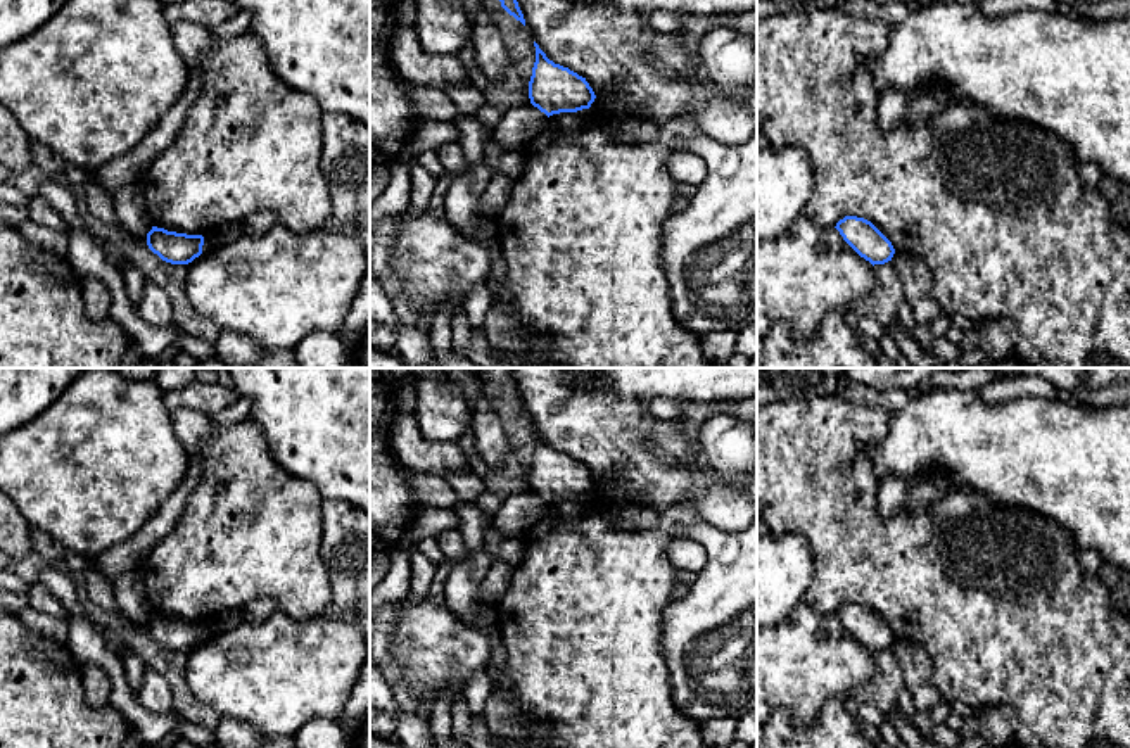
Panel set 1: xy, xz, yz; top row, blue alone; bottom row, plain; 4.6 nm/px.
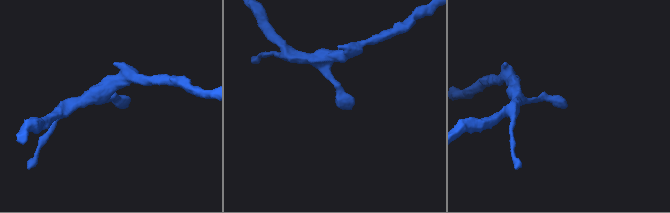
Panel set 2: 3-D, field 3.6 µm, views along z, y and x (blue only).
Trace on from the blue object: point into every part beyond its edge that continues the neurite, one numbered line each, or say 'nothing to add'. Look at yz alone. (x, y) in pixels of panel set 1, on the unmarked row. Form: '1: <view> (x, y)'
nothing to add

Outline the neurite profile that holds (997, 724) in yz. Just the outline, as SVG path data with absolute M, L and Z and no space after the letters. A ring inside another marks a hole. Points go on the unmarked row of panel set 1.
M995 705L983 710L980 715L978 734L990 748L1002 748L1014 743L1018 715L1006 705Z

